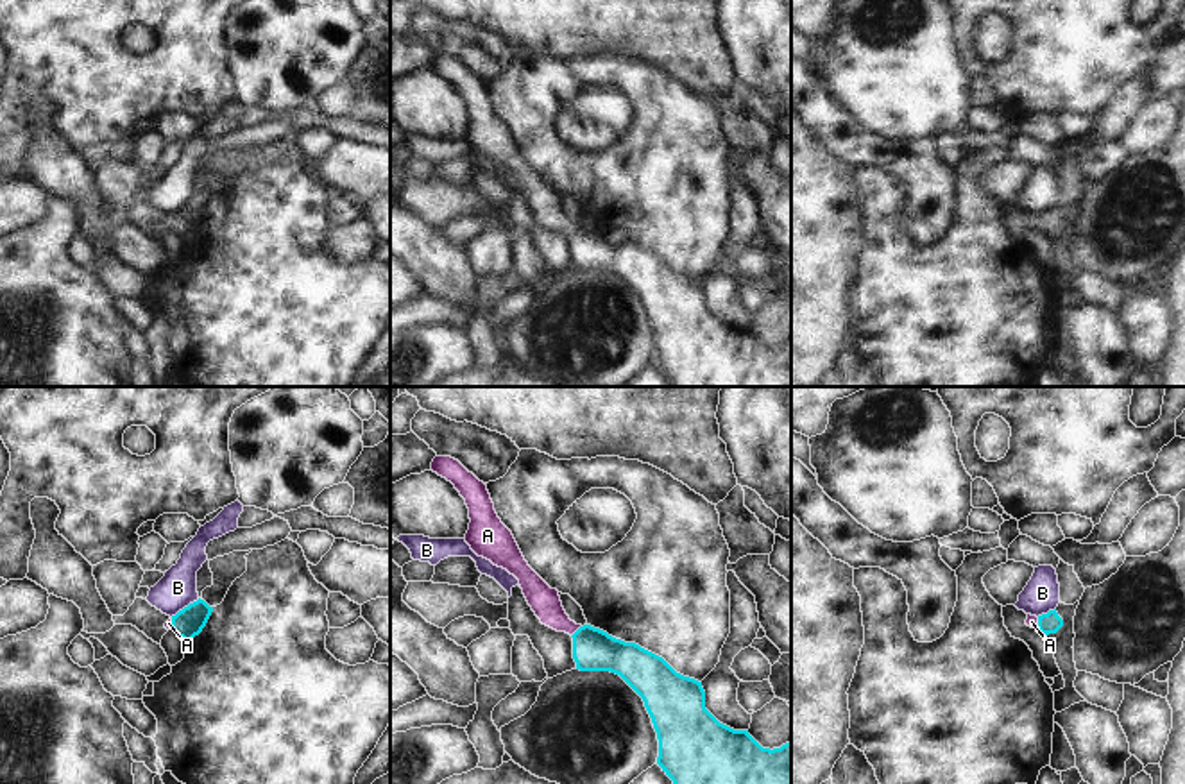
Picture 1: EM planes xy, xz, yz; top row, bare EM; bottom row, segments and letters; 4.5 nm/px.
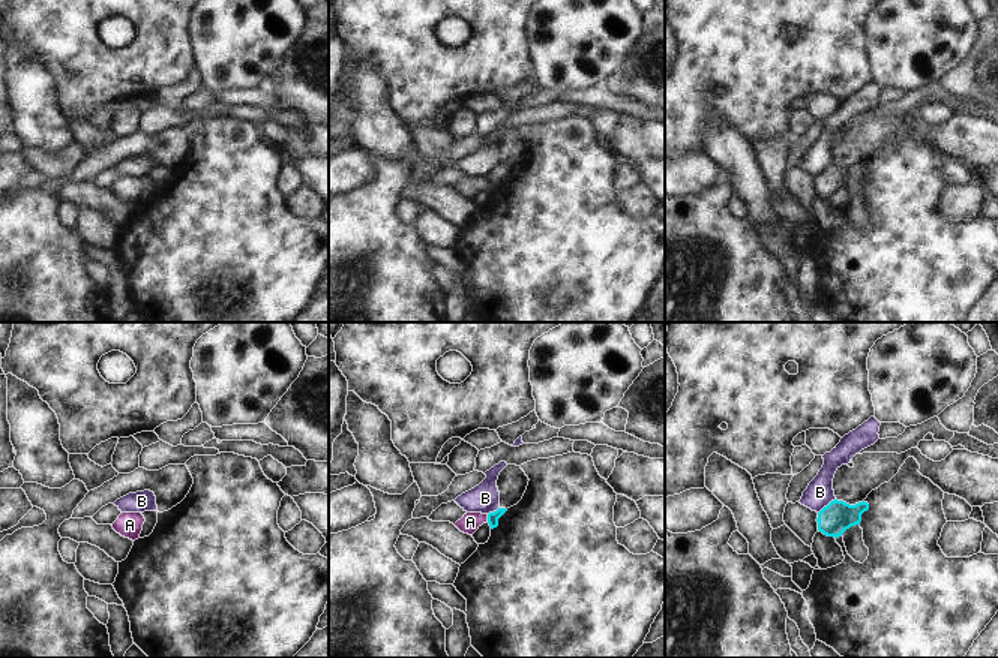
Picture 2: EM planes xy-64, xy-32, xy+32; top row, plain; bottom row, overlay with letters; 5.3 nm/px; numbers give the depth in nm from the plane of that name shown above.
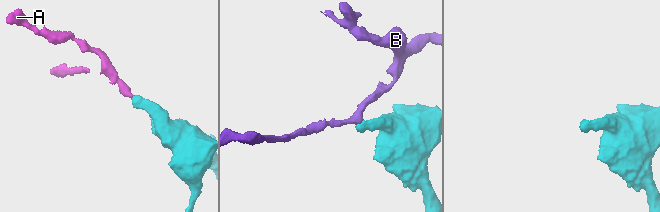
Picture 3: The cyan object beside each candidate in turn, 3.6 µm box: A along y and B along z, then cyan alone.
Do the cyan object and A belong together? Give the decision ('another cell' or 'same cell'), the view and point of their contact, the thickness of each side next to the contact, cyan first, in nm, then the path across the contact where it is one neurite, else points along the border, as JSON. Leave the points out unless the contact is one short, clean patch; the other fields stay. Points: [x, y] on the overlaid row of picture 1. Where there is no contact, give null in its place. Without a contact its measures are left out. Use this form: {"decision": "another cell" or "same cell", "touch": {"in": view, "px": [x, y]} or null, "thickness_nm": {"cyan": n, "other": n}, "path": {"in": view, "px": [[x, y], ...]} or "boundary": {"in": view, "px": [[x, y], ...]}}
{"decision": "same cell", "touch": {"in": "xz", "px": [577, 630]}, "thickness_nm": {"cyan": 190, "other": 140}, "path": {"in": "xz", "px": [[593, 650], [577, 630], [545, 602]]}}

